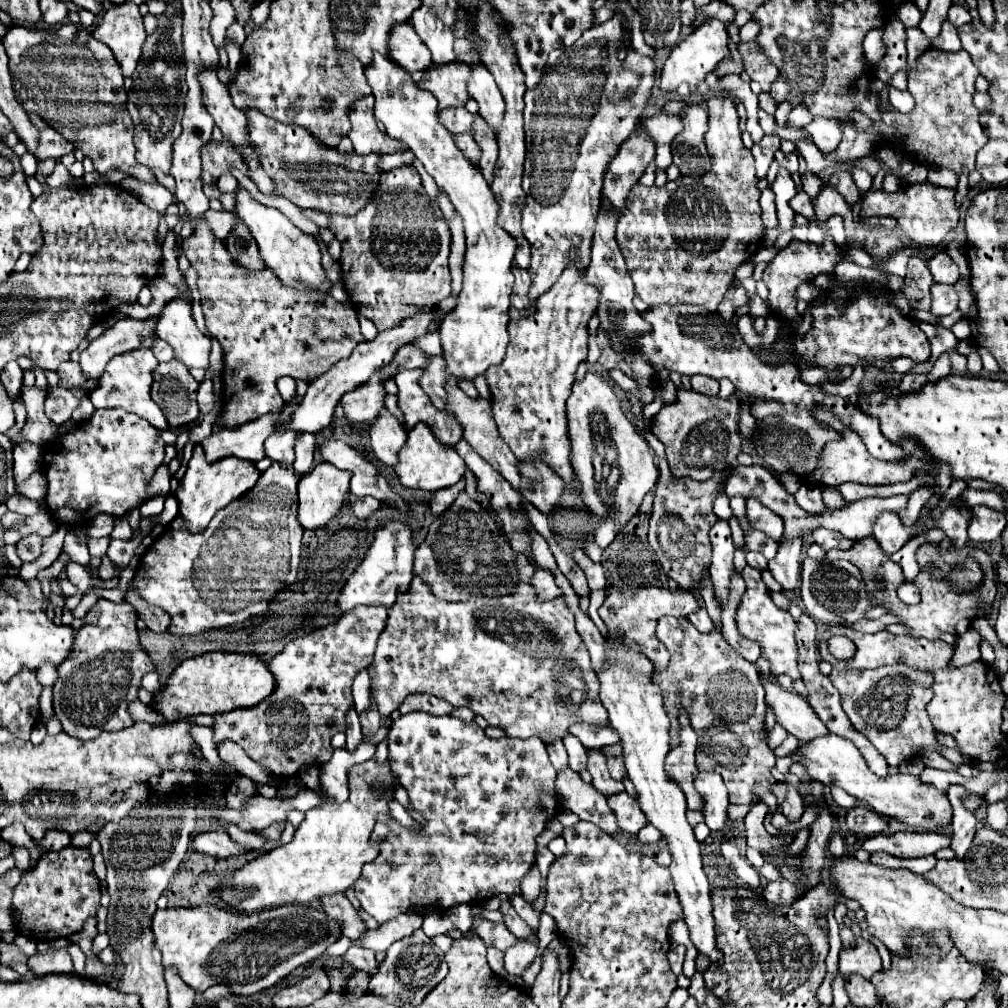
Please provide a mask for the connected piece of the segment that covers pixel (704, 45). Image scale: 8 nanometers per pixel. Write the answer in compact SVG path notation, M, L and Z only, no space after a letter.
M706 19L700 27L696 27L684 41L680 41L668 61L664 63L664 69L662 69L662 77L660 77L660 87L664 91L676 91L676 87L680 83L694 83L698 85L700 81L704 81L704 77L716 69L716 65L730 57L730 51L728 51L728 33L726 33L726 25L718 19Z

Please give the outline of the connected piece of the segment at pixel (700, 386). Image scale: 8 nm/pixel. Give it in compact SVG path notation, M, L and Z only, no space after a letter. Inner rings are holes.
M692 377L692 389L696 389L696 393L716 397L718 395L718 381L712 381L712 377Z

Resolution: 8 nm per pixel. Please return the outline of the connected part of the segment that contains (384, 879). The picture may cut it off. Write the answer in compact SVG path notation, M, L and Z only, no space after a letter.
M414 711L414 713L398 717L392 723L392 727L388 731L388 749L390 749L392 769L394 769L396 777L400 779L402 787L408 791L410 801L412 801L412 809L416 813L424 815L426 823L422 825L422 831L412 831L412 829L402 827L396 819L380 815L380 825L376 825L376 833L372 833L374 841L380 841L380 857L376 857L376 861L364 865L362 875L354 883L354 893L356 893L356 899L360 901L360 907L364 911L368 911L378 923L384 923L384 921L388 921L400 913L408 913L412 909L416 909L416 911L422 911L422 909L444 911L444 909L458 905L458 903L474 903L474 901L484 903L484 901L488 901L488 897L520 893L520 881L534 865L536 837L546 829L546 823L556 813L556 805L558 805L556 789L554 789L556 769L548 761L546 745L538 737L530 737L530 739L510 739L510 737L490 739L490 737L486 737L486 733L476 723L462 723L460 719L456 719L452 715L436 717L436 715L430 715L424 711Z

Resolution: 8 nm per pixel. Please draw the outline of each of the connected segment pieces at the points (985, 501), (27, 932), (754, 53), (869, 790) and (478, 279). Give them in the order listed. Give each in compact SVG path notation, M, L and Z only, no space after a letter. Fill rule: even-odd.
M966 489L960 497L964 497L964 501L968 501L968 507L976 507L976 505L986 505L990 509L996 509L1000 513L1004 513L1004 497L998 491L974 491L974 489Z
M70 845L58 853L46 853L32 873L26 873L14 889L12 917L14 927L28 939L52 941L70 937L74 925L80 925L96 915L100 907L100 881L92 869L88 845Z
M740 43L740 53L744 59L744 71L752 81L760 84L763 92L769 92L770 87L778 79L778 71L774 65L760 53L760 47L756 43Z
M828 733L824 737L818 737L816 741L810 741L810 745L800 745L798 753L792 755L798 763L802 763L814 779L822 781L824 785L836 785L842 787L852 797L866 801L876 813L884 817L898 819L910 827L916 827L920 831L938 831L950 825L952 821L952 805L948 801L946 791L938 791L932 785L926 785L920 777L914 775L886 775L878 777L874 775L860 751L854 747L852 741Z
M374 53L374 63L364 69L372 95L376 97L374 115L386 129L386 133L408 147L416 159L420 159L426 171L434 177L436 185L442 187L458 215L464 221L466 231L466 255L464 255L464 285L458 297L458 305L450 311L440 329L442 351L446 359L446 373L460 379L474 381L478 375L484 375L488 367L500 365L506 347L508 347L508 311L510 311L510 293L514 285L512 259L516 251L516 241L504 229L496 225L498 205L494 193L482 177L480 169L474 167L464 153L456 147L452 133L448 133L438 123L438 101L432 93L418 89L398 63L384 59L380 53Z

